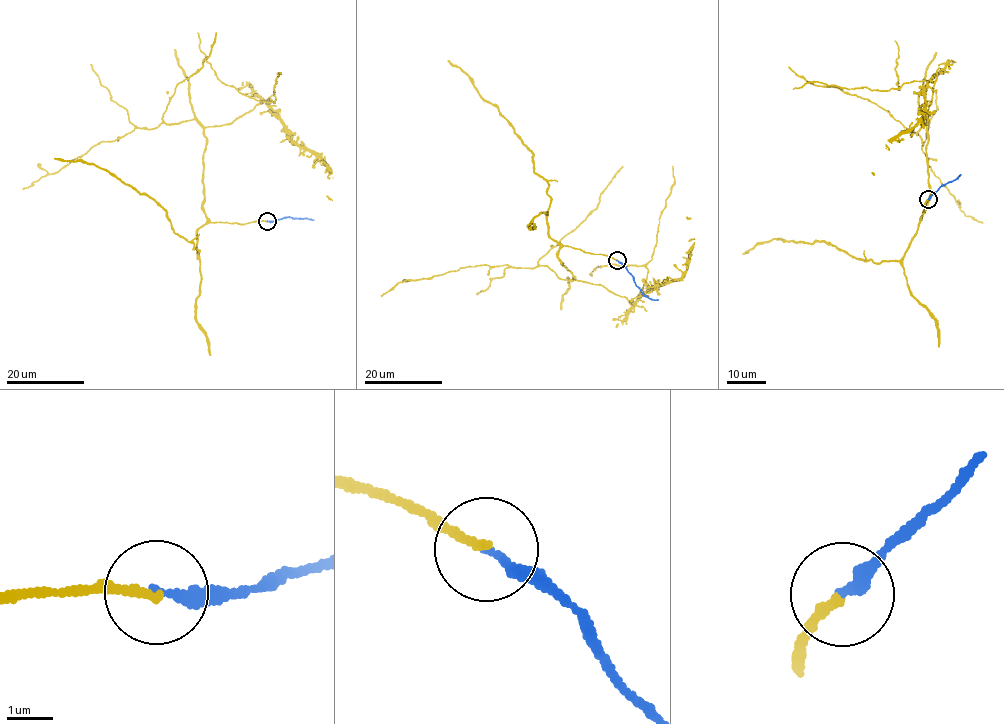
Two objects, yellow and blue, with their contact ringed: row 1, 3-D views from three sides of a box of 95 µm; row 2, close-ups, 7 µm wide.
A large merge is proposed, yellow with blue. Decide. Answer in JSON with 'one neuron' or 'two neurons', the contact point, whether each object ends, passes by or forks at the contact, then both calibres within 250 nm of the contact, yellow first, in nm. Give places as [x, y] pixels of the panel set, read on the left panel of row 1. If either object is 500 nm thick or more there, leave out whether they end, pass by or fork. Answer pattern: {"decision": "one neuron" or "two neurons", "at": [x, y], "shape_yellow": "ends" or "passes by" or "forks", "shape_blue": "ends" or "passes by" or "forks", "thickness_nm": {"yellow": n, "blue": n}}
{"decision": "one neuron", "at": [267, 221], "shape_yellow": "ends", "shape_blue": "ends", "thickness_nm": {"yellow": 190, "blue": 240}}

